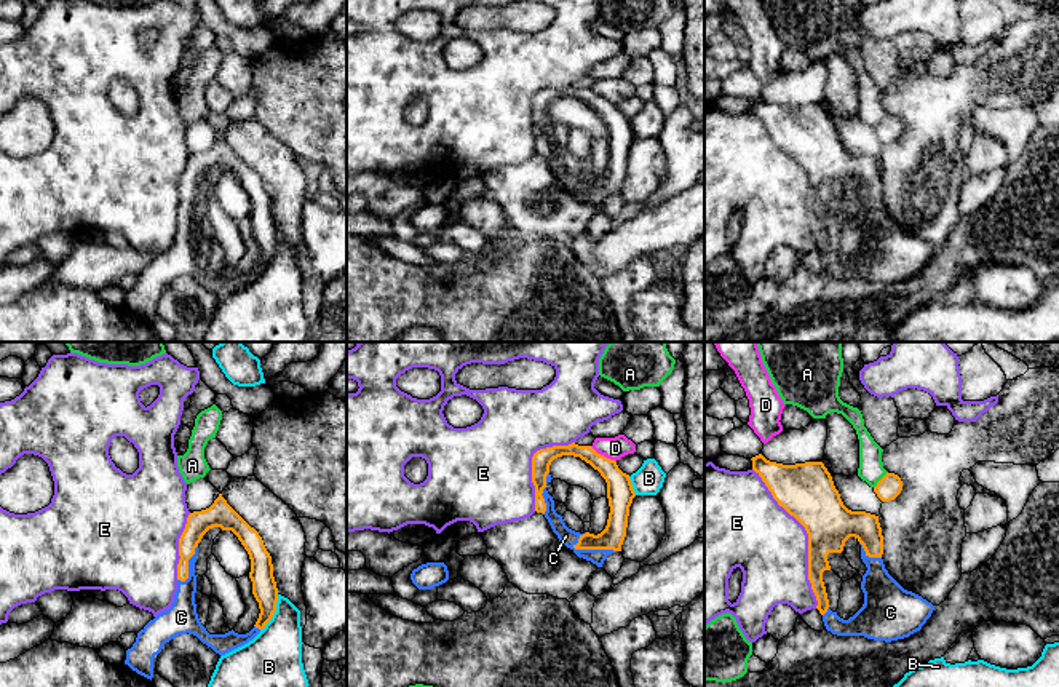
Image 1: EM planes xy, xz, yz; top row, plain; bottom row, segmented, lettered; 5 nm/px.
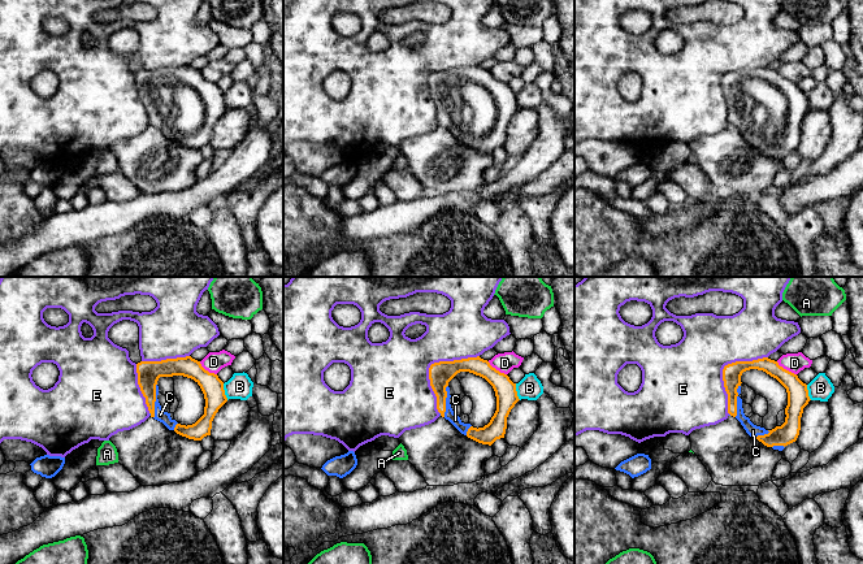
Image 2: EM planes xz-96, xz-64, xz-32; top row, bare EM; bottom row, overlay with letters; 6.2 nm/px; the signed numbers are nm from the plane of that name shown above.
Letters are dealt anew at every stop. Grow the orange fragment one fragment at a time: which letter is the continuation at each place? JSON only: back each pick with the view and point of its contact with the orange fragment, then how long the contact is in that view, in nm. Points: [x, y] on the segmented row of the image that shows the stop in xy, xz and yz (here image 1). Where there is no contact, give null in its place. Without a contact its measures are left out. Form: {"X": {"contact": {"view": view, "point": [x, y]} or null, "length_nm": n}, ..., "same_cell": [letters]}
{"C": {"contact": {"view": "xz", "point": [593, 548]}, "length_nm": 220}, "same_cell": ["C"]}

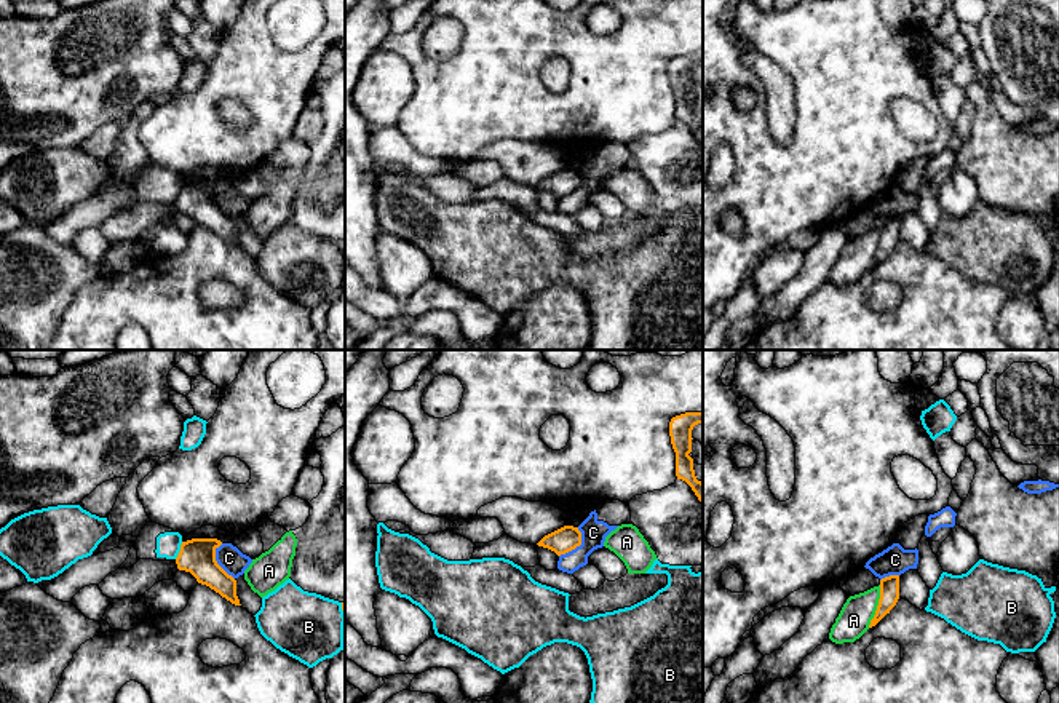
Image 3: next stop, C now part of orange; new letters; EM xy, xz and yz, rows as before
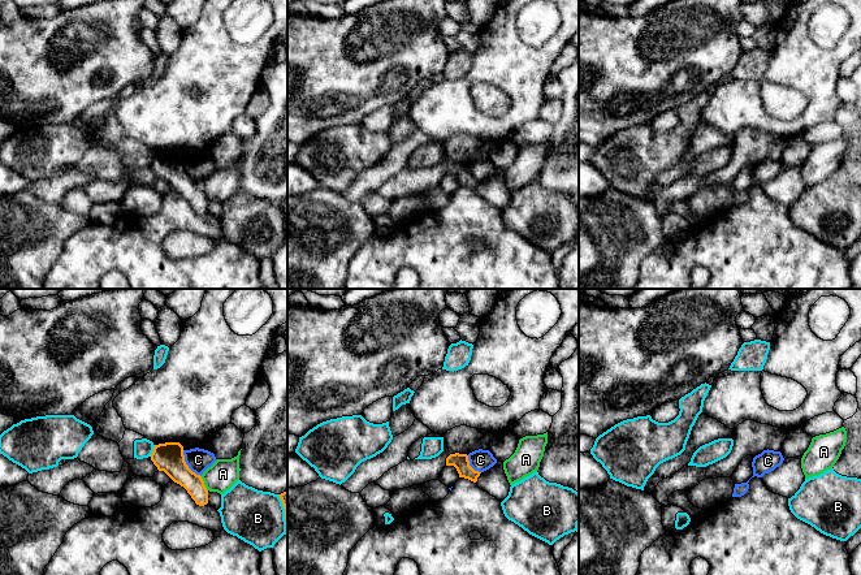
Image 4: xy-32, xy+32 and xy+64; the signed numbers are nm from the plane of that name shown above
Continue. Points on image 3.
{"same_cell": []}

